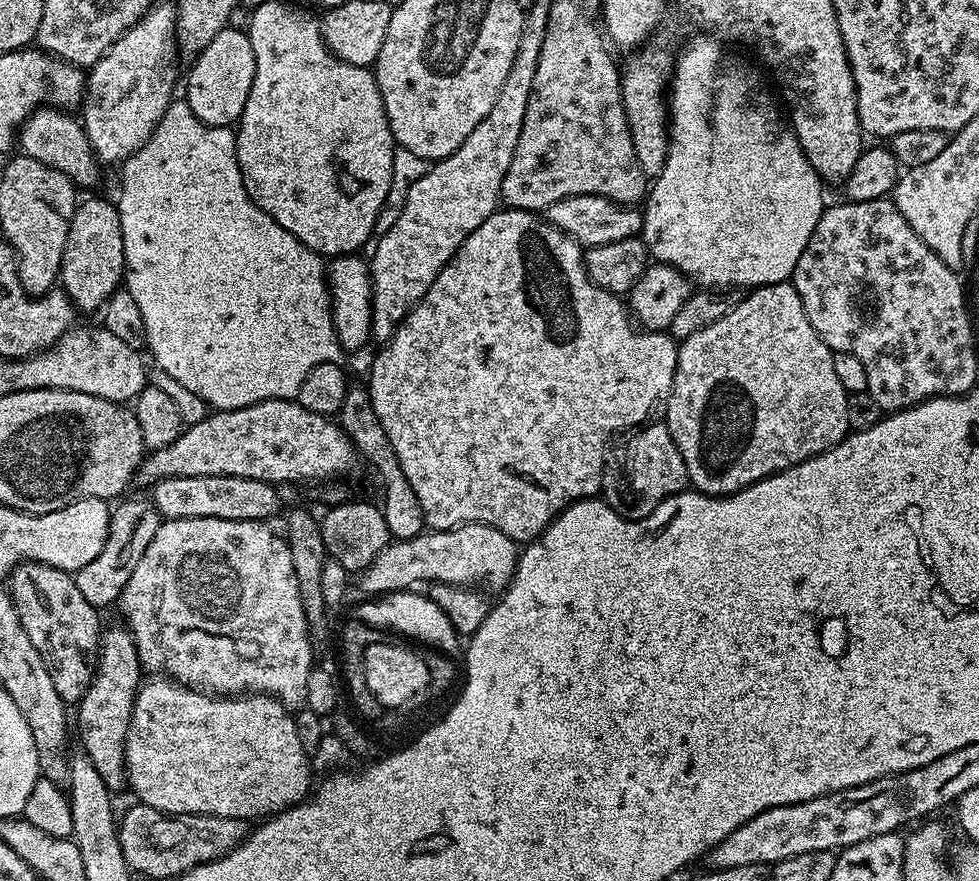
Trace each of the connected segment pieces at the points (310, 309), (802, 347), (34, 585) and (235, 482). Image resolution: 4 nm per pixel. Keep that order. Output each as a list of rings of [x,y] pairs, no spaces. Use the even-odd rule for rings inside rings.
[[[173,99],[172,105],[166,110],[166,114],[162,114],[162,118],[158,122],[158,126],[152,132],[152,137],[143,144],[143,146],[135,152],[133,156],[129,156],[123,161],[122,169],[124,173],[120,176],[120,200],[118,199],[118,207],[120,209],[120,225],[122,226],[122,246],[124,247],[124,279],[130,294],[134,294],[134,302],[138,306],[138,310],[142,310],[142,322],[146,322],[146,345],[147,351],[152,351],[155,367],[161,368],[166,374],[170,374],[170,378],[174,378],[174,382],[182,382],[182,386],[186,386],[186,390],[191,390],[193,394],[198,394],[198,398],[202,398],[209,409],[223,410],[225,408],[245,408],[251,404],[257,404],[263,400],[295,400],[298,394],[298,386],[302,386],[302,378],[306,378],[306,374],[310,374],[310,370],[314,370],[314,366],[318,366],[322,362],[337,362],[341,359],[342,349],[339,344],[338,336],[335,334],[334,322],[332,321],[332,296],[329,292],[328,281],[326,279],[326,264],[319,252],[306,245],[300,244],[298,238],[294,238],[294,234],[290,234],[290,230],[282,230],[282,226],[278,226],[278,222],[274,222],[274,218],[270,218],[270,214],[263,212],[257,204],[252,201],[250,194],[246,190],[246,186],[242,182],[242,174],[238,166],[238,158],[236,157],[236,133],[231,127],[211,128],[209,124],[203,124],[194,114],[194,110],[190,110],[187,99]]]
[[[790,282],[765,284],[763,288],[749,291],[741,299],[740,304],[734,306],[730,314],[726,314],[726,318],[706,326],[706,330],[698,330],[698,334],[690,334],[690,338],[679,341],[672,393],[666,405],[666,423],[674,438],[674,446],[678,446],[682,454],[682,462],[686,462],[689,485],[697,492],[706,493],[707,496],[728,496],[732,492],[749,488],[754,482],[773,476],[776,472],[785,472],[790,466],[801,464],[811,456],[822,454],[844,439],[850,431],[846,422],[848,391],[842,386],[842,382],[838,382],[832,354],[832,349],[826,346],[826,342],[816,333],[814,326],[810,326],[810,318],[806,318],[802,298]]]
[[[29,560],[13,570],[8,582],[6,588],[20,616],[22,630],[26,630],[30,642],[34,642],[34,650],[42,654],[42,662],[46,662],[46,670],[54,681],[54,690],[58,690],[65,705],[79,705],[100,658],[101,613],[82,598],[75,575],[61,568]]]
[[[175,476],[150,489],[150,502],[164,520],[178,518],[226,518],[267,522],[281,511],[277,485],[237,476]]]

